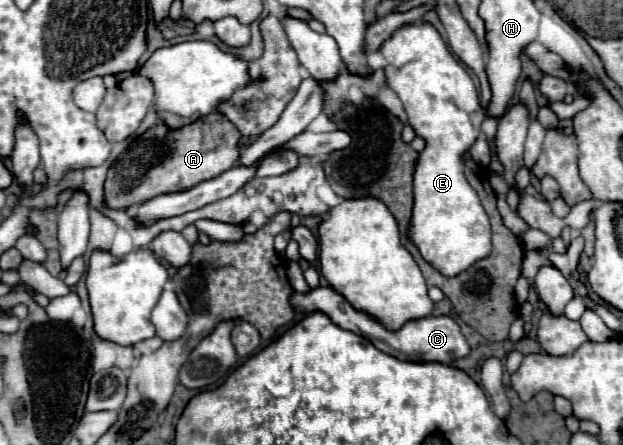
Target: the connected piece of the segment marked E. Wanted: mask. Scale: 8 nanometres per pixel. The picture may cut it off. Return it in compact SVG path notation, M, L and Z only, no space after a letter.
M420 20L412 22L412 26L400 26L380 46L380 52L388 60L384 68L388 86L400 96L414 132L426 140L414 172L412 242L418 246L422 258L438 272L456 276L490 254L488 216L478 194L466 182L462 164L462 154L476 142L486 116L478 100L478 90L430 22Z

